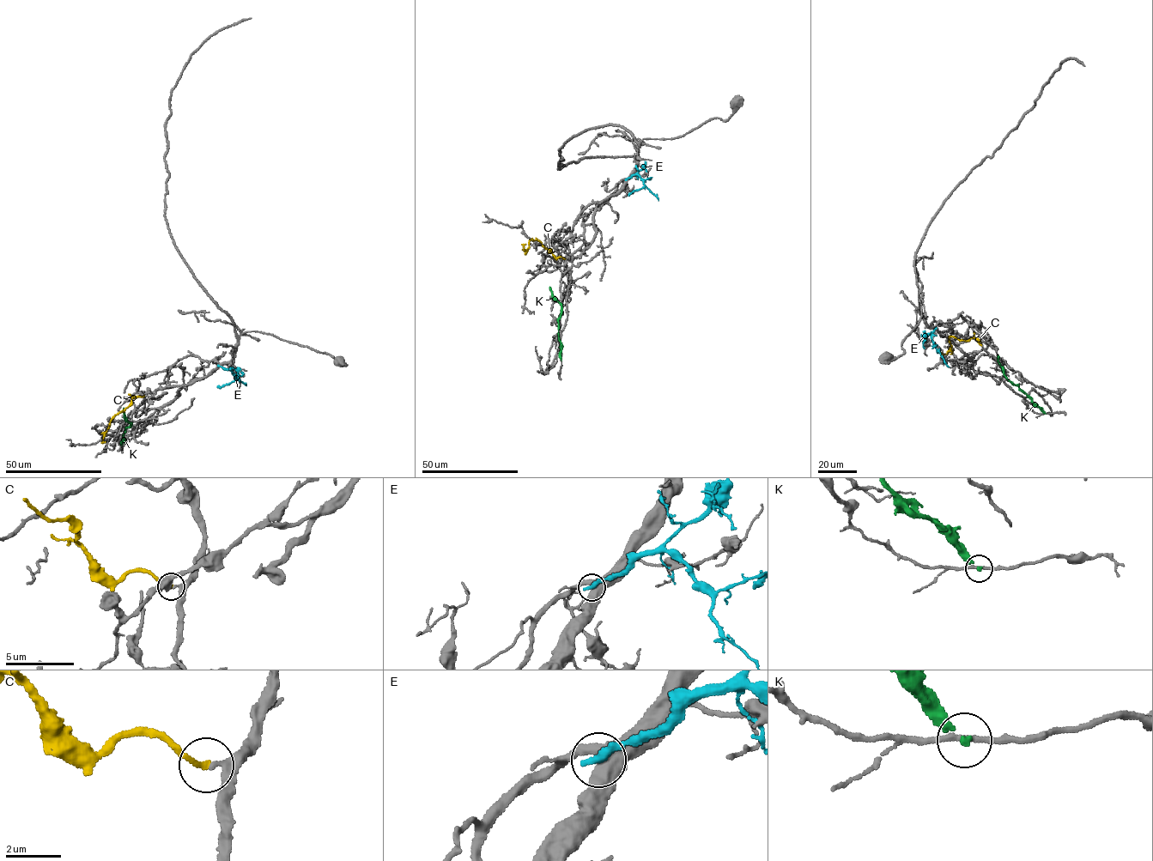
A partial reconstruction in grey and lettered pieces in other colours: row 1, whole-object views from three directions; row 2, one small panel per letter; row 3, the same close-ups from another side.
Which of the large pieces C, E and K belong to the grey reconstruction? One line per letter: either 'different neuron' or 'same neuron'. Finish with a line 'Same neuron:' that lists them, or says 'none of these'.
C: same neuron
E: different neuron
K: different neuron
Same neuron: C

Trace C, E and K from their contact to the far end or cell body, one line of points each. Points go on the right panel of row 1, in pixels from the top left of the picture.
C: (981, 345), (973, 337), (960, 340), (950, 336), (948, 339), (950, 350), (940, 354)
E: (935, 328), (931, 337), (937, 351), (940, 350)
K: (1046, 414), (1018, 385), (1008, 379), (998, 360), (998, 354)

